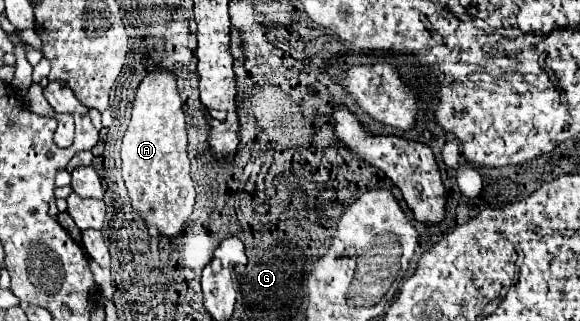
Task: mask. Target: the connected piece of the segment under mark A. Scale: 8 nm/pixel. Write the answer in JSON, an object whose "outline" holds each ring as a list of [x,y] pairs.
{"outline":[[[154,70],[150,72],[140,86],[136,88],[136,98],[132,106],[132,118],[130,126],[122,140],[122,176],[128,188],[128,194],[132,198],[134,210],[146,220],[148,226],[158,228],[164,236],[176,236],[180,230],[174,230],[174,222],[184,222],[186,214],[192,214],[192,198],[194,194],[194,182],[190,178],[190,160],[186,156],[186,122],[182,112],[182,102],[176,92],[176,78],[168,70]]]}

